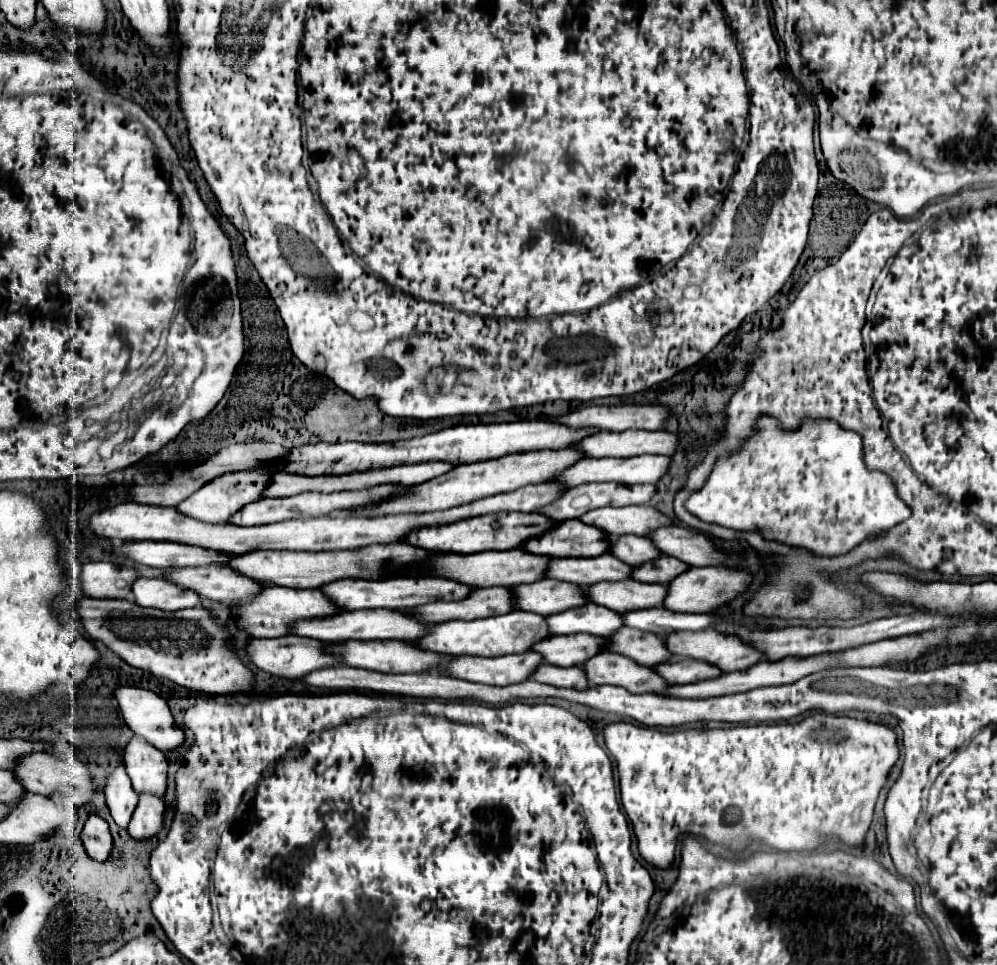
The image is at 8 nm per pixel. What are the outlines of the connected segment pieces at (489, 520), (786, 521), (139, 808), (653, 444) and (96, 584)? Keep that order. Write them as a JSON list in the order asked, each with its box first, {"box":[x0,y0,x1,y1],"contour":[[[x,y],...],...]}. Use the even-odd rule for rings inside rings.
[{"box":[404,512,552,554],"contour":[[[494,512],[484,516],[474,516],[450,524],[422,526],[404,536],[406,544],[430,550],[430,552],[456,552],[456,554],[472,554],[484,550],[512,550],[520,548],[528,536],[544,532],[544,528],[552,528],[552,520],[544,520],[544,516],[524,514],[524,512]]]},{"box":[686,414,912,558],"contour":[[[768,414],[756,420],[752,436],[748,436],[736,452],[716,460],[704,486],[686,500],[686,510],[708,524],[720,524],[737,531],[758,531],[767,541],[778,540],[804,548],[822,558],[846,554],[864,540],[884,536],[890,528],[912,516],[908,504],[898,496],[894,480],[886,472],[870,470],[864,464],[862,438],[856,432],[826,418],[806,418],[796,430],[786,430],[778,418]]]},{"box":[128,794,164,838],"contour":[[[140,794],[134,814],[128,824],[128,834],[134,838],[150,838],[162,828],[164,800],[154,794]]]},{"box":[572,430,676,458],"contour":[[[628,430],[628,432],[598,432],[582,438],[572,448],[584,458],[632,458],[642,454],[666,454],[670,456],[676,448],[676,434],[658,430]]]},{"box":[80,562,138,598],"contour":[[[88,562],[80,570],[82,592],[90,598],[130,598],[132,580],[136,578],[138,578],[138,572],[134,568],[118,568],[112,562]]]}]

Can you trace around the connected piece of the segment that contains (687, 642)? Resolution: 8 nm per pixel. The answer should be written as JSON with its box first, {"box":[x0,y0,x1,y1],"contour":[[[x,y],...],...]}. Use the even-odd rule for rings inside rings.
{"box":[664,630,760,672],"contour":[[[716,630],[670,632],[664,636],[664,644],[674,656],[704,660],[722,672],[744,670],[760,660],[760,652],[748,648],[734,636],[724,636]]]}

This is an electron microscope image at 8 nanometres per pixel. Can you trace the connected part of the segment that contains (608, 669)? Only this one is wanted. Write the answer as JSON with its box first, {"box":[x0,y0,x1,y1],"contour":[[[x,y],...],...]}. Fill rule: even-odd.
{"box":[584,652,668,694],"contour":[[[598,652],[584,662],[584,672],[590,686],[612,684],[622,686],[632,694],[646,694],[660,688],[668,688],[660,676],[652,676],[648,666],[640,666],[626,656],[612,652]]]}

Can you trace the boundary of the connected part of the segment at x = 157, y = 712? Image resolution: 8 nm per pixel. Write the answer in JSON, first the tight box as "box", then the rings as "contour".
{"box":[114,686,184,750],"contour":[[[116,686],[114,688],[114,698],[118,700],[118,708],[120,708],[120,714],[122,714],[124,722],[126,722],[126,726],[134,734],[142,736],[152,746],[156,746],[158,750],[172,750],[178,744],[182,744],[184,730],[174,726],[174,718],[170,714],[170,708],[168,708],[164,698],[160,698],[158,694],[154,694],[150,690],[134,688],[134,686]]]}

